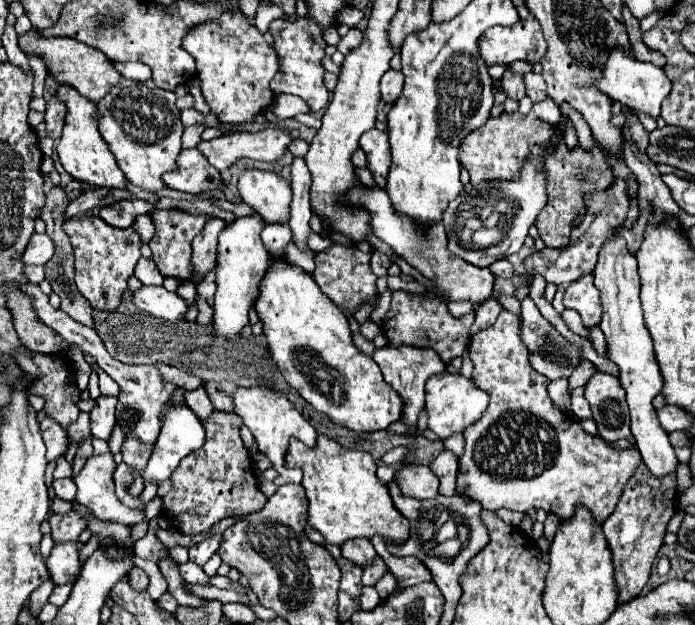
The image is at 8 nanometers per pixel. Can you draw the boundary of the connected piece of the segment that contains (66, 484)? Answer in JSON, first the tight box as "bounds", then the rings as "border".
{"bounds":[53,478,75,500],"border":[[[63,478],[63,480],[53,480],[53,490],[55,496],[63,498],[63,500],[75,500],[75,482],[71,478]]]}

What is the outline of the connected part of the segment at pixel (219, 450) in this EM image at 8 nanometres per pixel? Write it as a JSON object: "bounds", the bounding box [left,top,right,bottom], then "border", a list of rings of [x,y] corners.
{"bounds":[163,410,267,534],"border":[[[213,410],[213,414],[203,420],[205,444],[201,450],[181,460],[171,474],[171,490],[163,496],[163,514],[167,514],[175,530],[183,534],[201,534],[223,518],[257,512],[265,506],[267,496],[259,490],[249,452],[239,436],[239,426],[241,418],[233,412]]]}

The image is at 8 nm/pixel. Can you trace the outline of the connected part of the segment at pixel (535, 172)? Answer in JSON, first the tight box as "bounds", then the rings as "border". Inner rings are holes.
{"bounds":[441,118,565,268],"border":[[[561,118],[555,124],[555,136],[549,140],[549,144],[547,146],[541,146],[541,144],[533,146],[533,150],[529,152],[529,158],[521,166],[517,180],[487,180],[487,182],[481,182],[471,192],[457,196],[447,206],[441,222],[443,222],[447,238],[449,238],[447,248],[449,248],[451,254],[455,254],[461,260],[475,264],[479,268],[487,268],[495,260],[507,258],[509,254],[515,254],[515,252],[521,250],[521,246],[527,238],[529,226],[535,222],[535,218],[539,216],[539,212],[547,204],[547,192],[545,192],[547,178],[543,174],[543,158],[563,142],[563,138],[565,138],[563,132],[565,132],[565,124],[563,124],[563,118]],[[471,218],[481,220],[483,228],[487,232],[493,232],[493,240],[487,246],[477,246],[475,242],[471,242],[471,236],[465,234],[467,220],[471,220]]]}

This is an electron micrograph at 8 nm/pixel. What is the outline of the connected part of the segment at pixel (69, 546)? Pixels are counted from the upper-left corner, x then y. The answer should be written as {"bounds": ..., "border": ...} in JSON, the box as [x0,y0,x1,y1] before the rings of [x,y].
{"bounds":[47,540,81,584],"border":[[[77,540],[63,542],[61,546],[53,546],[47,562],[47,570],[55,584],[65,584],[75,578],[75,574],[81,570],[79,556],[77,556]]]}

